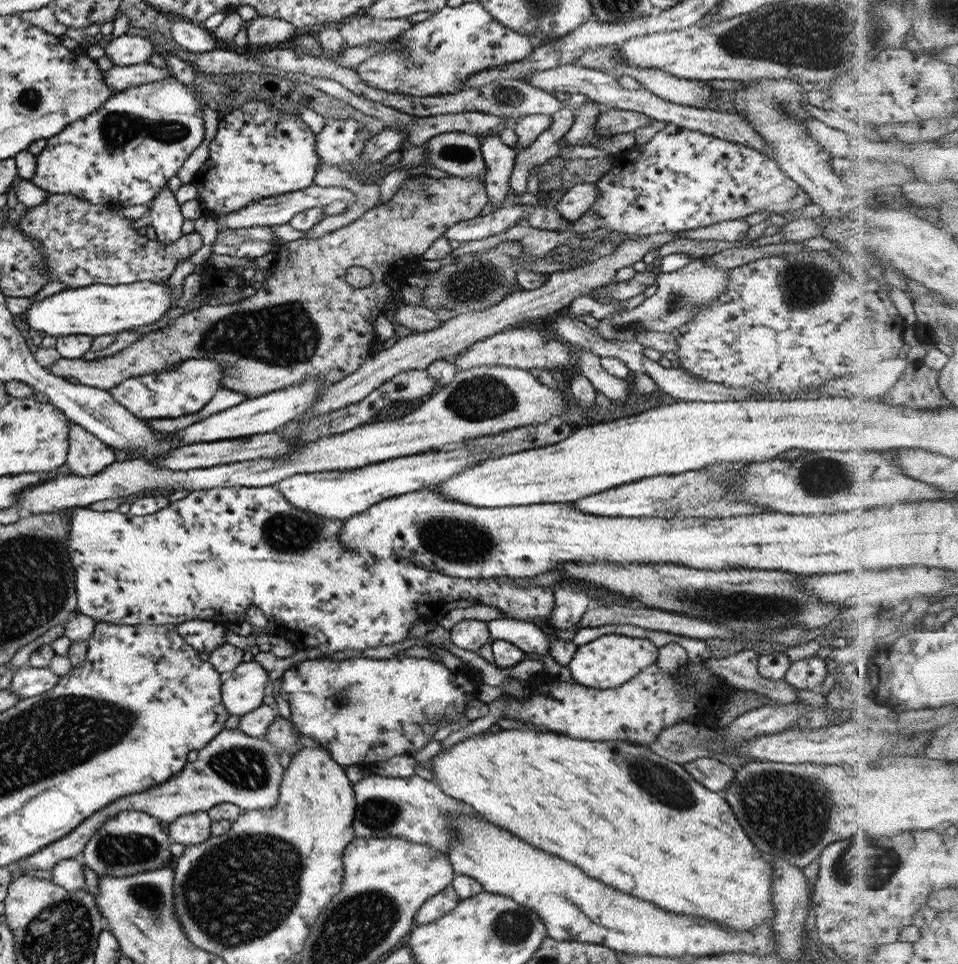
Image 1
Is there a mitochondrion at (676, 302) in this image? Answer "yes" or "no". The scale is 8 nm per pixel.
yes

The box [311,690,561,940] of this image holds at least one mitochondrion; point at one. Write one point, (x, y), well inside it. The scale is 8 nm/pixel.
(379, 813)

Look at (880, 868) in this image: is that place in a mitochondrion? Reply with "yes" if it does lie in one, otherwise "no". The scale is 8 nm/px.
yes

